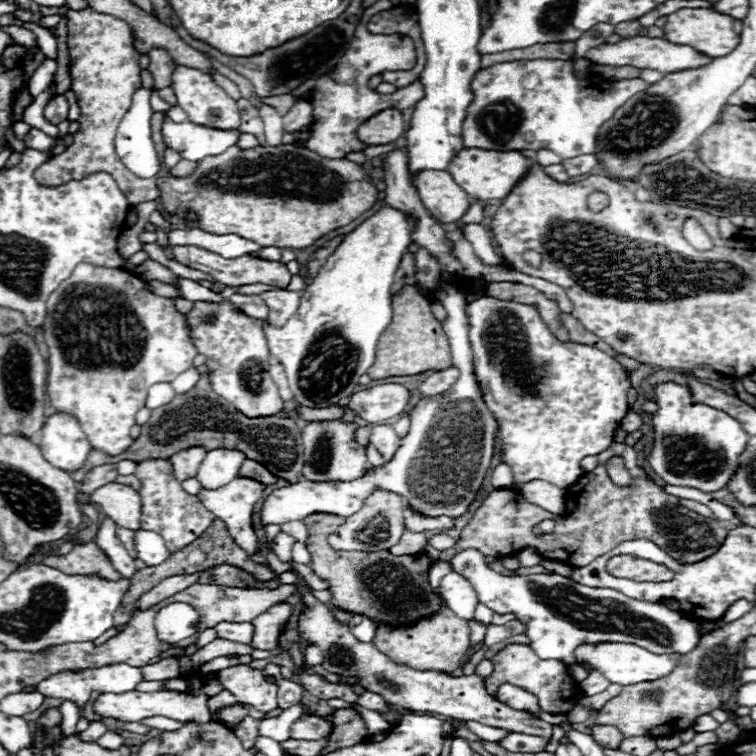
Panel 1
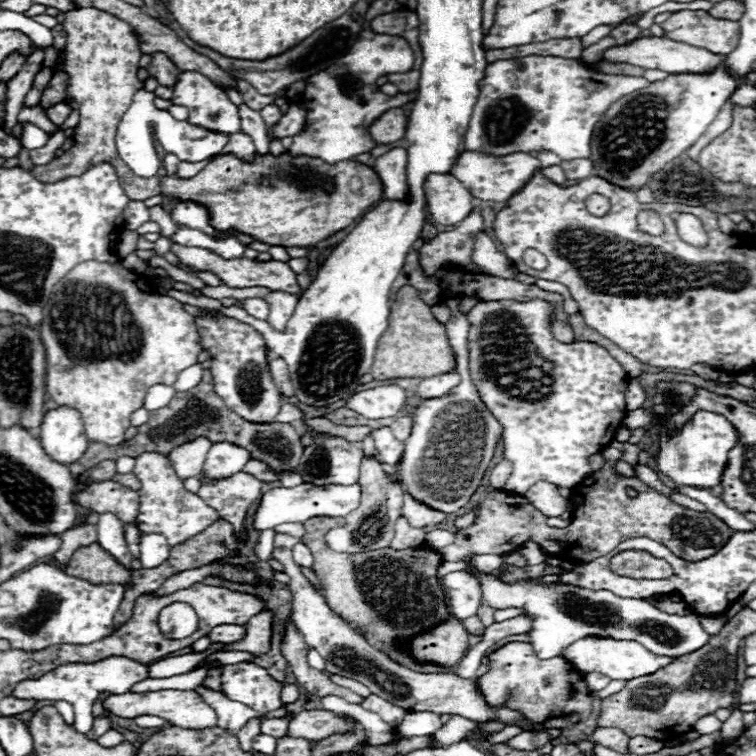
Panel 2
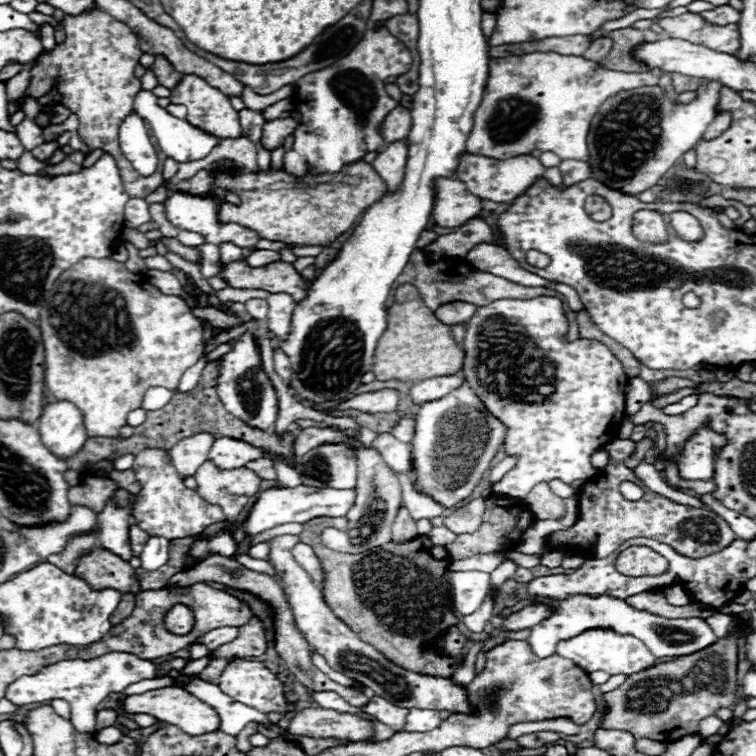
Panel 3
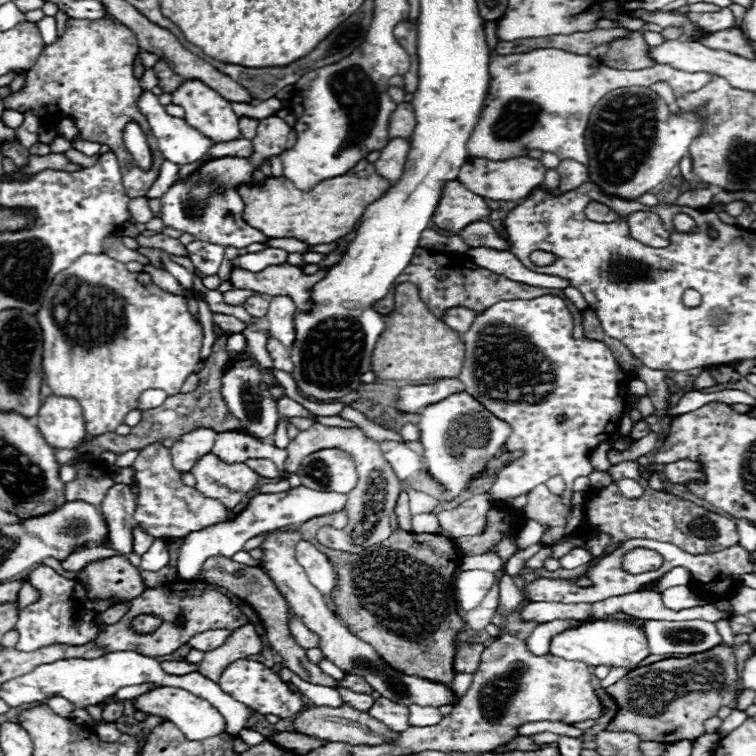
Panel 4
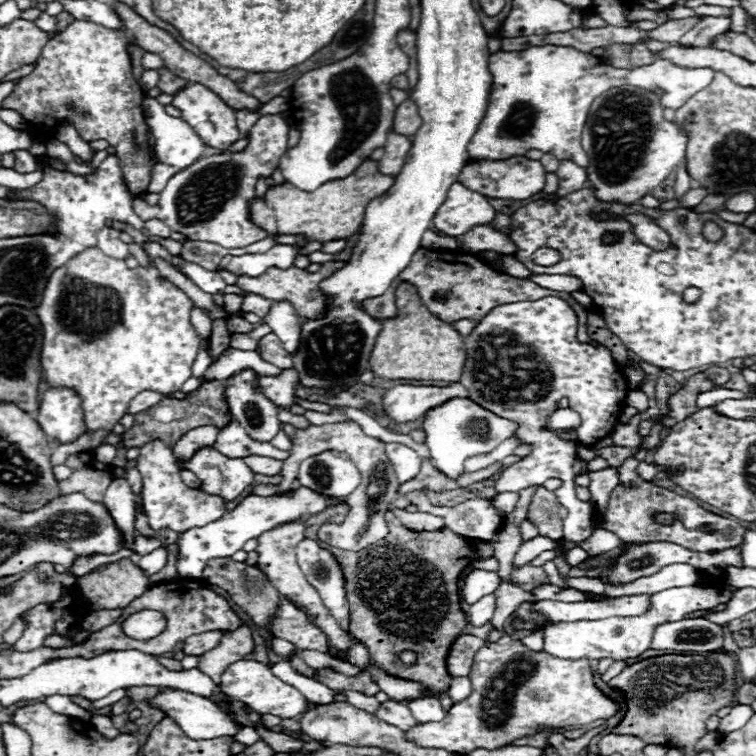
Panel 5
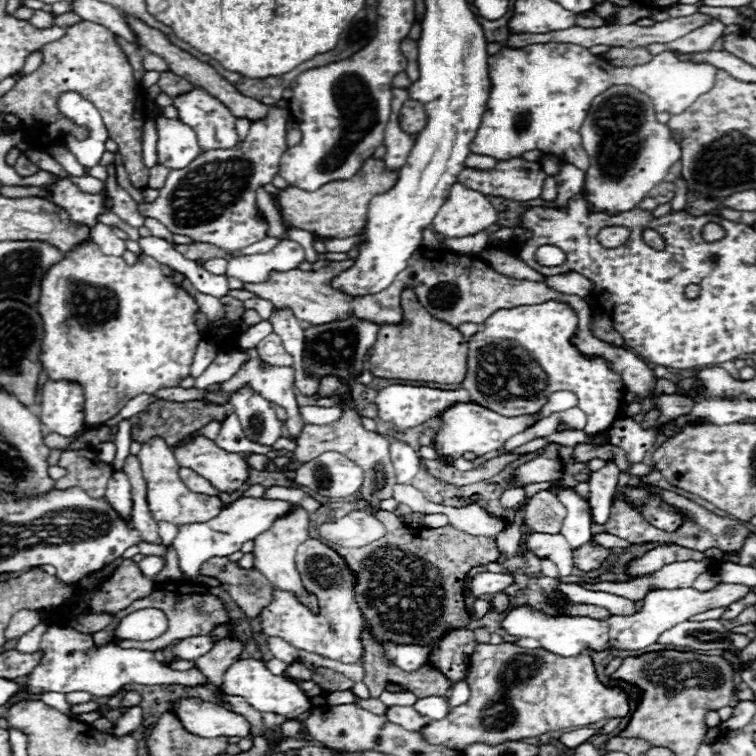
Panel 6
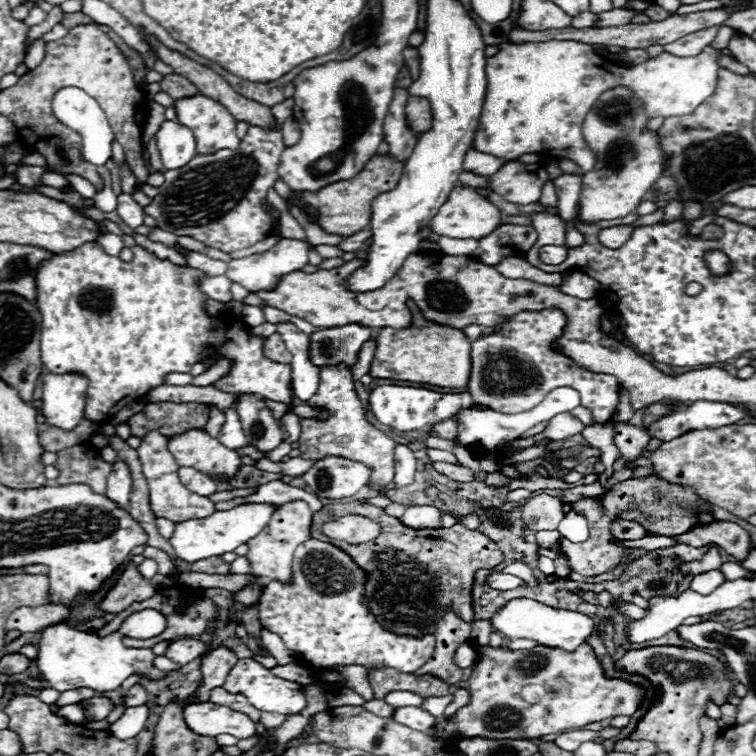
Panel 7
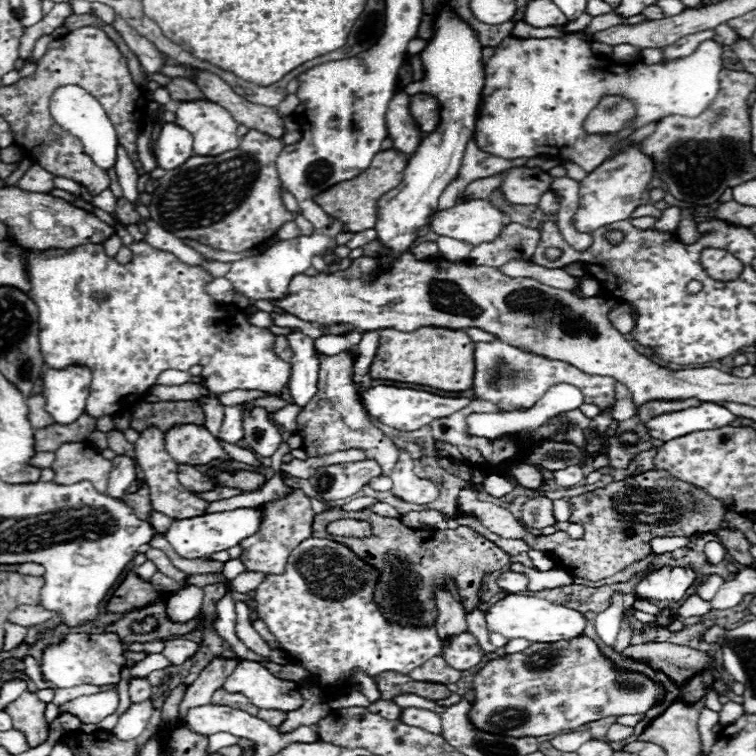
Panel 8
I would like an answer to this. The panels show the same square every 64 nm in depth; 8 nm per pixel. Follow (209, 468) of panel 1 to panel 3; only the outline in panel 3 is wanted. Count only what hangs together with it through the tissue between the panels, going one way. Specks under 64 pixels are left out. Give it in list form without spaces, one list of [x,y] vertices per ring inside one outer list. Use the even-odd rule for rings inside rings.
[[[218,438],[212,444],[212,450],[208,454],[208,458],[212,462],[216,462],[216,466],[220,468],[236,468],[236,466],[246,466],[246,462],[250,460],[258,460],[260,456],[264,456],[264,452],[244,440],[236,440],[236,438]]]

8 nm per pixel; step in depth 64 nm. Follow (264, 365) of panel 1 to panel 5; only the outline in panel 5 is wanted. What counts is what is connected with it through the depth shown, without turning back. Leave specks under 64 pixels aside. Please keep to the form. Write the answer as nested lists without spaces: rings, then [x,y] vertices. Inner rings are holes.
[[[242,370],[228,378],[224,394],[230,414],[240,422],[250,438],[270,442],[280,432],[282,424],[278,420],[278,406],[264,398],[264,392],[256,386],[256,374],[252,370]]]

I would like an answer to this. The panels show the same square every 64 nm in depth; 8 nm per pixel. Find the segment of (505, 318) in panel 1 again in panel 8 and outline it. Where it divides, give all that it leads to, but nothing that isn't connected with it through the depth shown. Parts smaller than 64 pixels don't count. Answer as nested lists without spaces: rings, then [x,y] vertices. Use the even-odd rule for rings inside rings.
[[[500,340],[478,342],[474,346],[474,360],[476,360],[476,372],[474,372],[476,398],[488,400],[502,410],[514,410],[518,406],[534,406],[534,402],[538,402],[544,396],[544,392],[550,390],[550,386],[562,384],[562,382],[580,386],[580,390],[584,394],[584,402],[598,404],[602,410],[608,408],[610,404],[614,404],[614,400],[616,400],[614,398],[614,384],[616,384],[614,378],[592,376],[592,374],[580,372],[572,364],[522,352]]]

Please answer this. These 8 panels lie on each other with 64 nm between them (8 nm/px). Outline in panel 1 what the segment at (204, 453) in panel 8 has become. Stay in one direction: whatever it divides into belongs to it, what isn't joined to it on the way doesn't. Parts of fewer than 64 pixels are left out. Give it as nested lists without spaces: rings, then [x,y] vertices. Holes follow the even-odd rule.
[[[236,476],[232,482],[228,482],[226,486],[222,488],[216,488],[216,490],[206,490],[202,488],[198,492],[198,498],[200,502],[204,502],[204,506],[208,510],[212,510],[212,514],[216,514],[216,518],[224,520],[224,524],[228,526],[228,532],[232,536],[232,540],[242,548],[246,550],[248,554],[256,554],[260,550],[260,540],[252,528],[252,508],[258,500],[262,500],[262,490],[264,490],[264,484],[262,482],[256,482],[252,478],[240,478]]]

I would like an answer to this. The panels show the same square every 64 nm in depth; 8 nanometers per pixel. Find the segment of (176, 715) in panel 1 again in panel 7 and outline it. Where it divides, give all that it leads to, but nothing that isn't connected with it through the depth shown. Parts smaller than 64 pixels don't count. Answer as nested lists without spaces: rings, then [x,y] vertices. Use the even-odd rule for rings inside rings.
[[[212,702],[184,706],[184,720],[188,728],[200,736],[232,734],[236,738],[268,738],[262,722],[252,722],[246,714]]]

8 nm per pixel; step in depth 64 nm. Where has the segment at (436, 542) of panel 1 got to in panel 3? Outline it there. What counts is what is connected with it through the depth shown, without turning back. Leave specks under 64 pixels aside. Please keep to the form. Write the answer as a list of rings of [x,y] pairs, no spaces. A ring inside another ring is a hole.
[[[445,526],[434,527],[427,536],[432,540],[433,544],[445,546],[445,543],[452,543],[453,537],[457,535],[448,530]]]

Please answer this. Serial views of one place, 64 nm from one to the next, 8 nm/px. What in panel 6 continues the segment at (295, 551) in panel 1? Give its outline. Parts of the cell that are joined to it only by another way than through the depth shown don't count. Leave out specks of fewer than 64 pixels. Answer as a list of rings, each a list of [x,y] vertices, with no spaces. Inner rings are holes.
[[[308,538],[296,550],[296,570],[300,572],[304,588],[316,596],[318,612],[304,606],[296,594],[272,596],[270,604],[260,614],[264,634],[280,636],[290,646],[298,650],[314,652],[322,658],[330,658],[346,664],[362,662],[364,656],[362,632],[366,628],[366,620],[354,598],[356,576],[348,568],[346,560],[326,544]]]

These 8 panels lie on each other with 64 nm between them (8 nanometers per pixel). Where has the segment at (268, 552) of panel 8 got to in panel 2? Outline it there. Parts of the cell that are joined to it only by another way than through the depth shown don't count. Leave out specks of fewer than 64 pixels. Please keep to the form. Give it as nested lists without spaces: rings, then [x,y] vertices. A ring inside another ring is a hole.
[[[276,534],[274,536],[272,558],[276,558],[284,566],[284,572],[290,576],[286,586],[292,592],[292,622],[294,622],[296,630],[302,634],[302,638],[308,642],[308,646],[322,654],[322,658],[326,660],[326,670],[328,672],[358,680],[364,686],[368,686],[376,696],[392,702],[394,706],[406,708],[406,710],[418,710],[418,712],[428,710],[428,712],[436,712],[436,714],[464,716],[464,718],[482,720],[482,722],[496,718],[496,720],[500,720],[504,724],[510,724],[510,726],[512,724],[528,726],[528,728],[538,726],[538,724],[526,722],[514,710],[508,710],[508,708],[490,710],[488,704],[484,702],[484,696],[476,690],[474,680],[454,682],[454,674],[450,674],[450,672],[444,672],[444,674],[414,672],[410,668],[404,668],[404,666],[392,662],[386,654],[382,654],[380,650],[370,646],[362,636],[358,636],[352,630],[352,626],[346,620],[342,620],[340,616],[334,614],[334,610],[326,604],[320,590],[316,590],[312,586],[312,582],[304,576],[302,568],[292,560],[292,548],[298,542],[300,540],[294,538],[294,536]]]

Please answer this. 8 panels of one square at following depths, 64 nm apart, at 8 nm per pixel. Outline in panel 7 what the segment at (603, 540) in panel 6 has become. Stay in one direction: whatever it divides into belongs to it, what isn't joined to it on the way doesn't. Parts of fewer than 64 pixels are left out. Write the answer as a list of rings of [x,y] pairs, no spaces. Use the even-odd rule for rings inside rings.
[[[648,536],[648,538],[642,538],[638,542],[622,542],[624,546],[628,548],[640,548],[640,550],[662,550],[662,548],[670,548],[670,546],[676,546],[678,542],[670,536]]]

